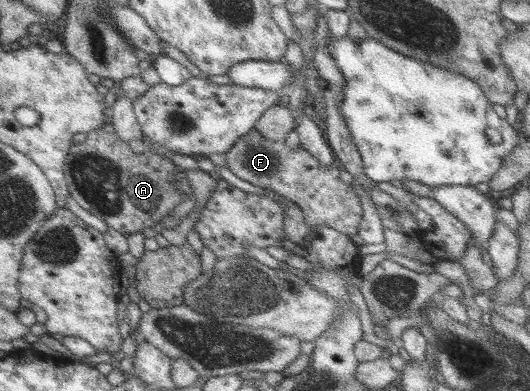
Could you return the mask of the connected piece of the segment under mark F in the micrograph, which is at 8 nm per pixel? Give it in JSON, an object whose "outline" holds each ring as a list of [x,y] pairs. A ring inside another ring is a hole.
{"outline":[[[251,129],[239,137],[234,145],[224,153],[227,168],[232,175],[248,181],[250,185],[270,189],[278,195],[298,205],[304,216],[308,229],[318,225],[334,229],[342,235],[356,234],[356,227],[361,220],[360,200],[352,190],[351,184],[345,184],[338,178],[339,168],[336,164],[320,167],[314,157],[302,148],[290,150],[283,141],[270,141]]]}

